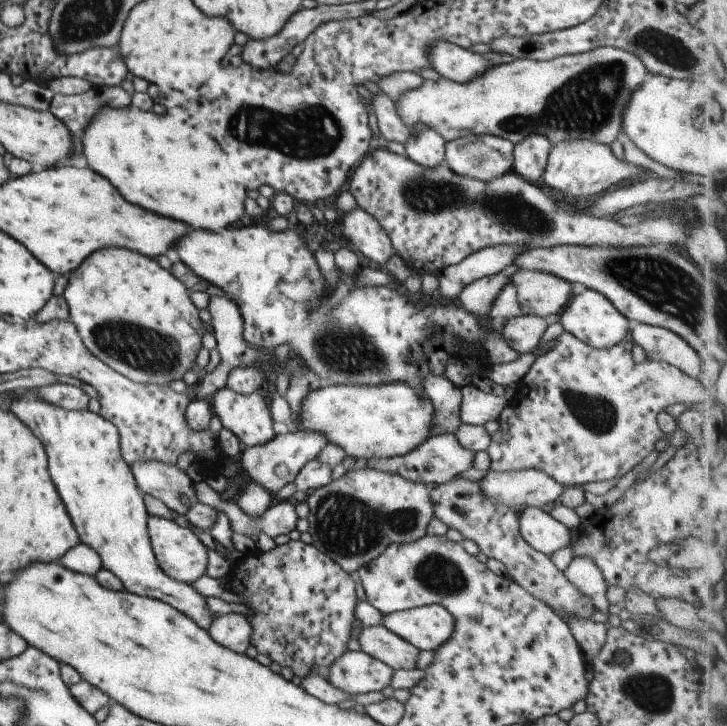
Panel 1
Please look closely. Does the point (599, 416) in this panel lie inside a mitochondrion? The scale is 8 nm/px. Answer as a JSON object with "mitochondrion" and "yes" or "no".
{"mitochondrion":"yes"}

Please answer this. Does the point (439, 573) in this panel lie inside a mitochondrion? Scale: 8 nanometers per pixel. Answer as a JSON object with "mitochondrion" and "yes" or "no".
{"mitochondrion":"yes"}

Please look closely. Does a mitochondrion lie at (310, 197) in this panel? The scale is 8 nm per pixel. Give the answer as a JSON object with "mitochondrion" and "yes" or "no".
{"mitochondrion":"no"}

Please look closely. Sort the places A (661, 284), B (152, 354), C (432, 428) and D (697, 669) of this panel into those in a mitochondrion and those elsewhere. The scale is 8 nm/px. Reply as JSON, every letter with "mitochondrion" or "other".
{"A":"mitochondrion","B":"mitochondrion","C":"other","D":"other"}

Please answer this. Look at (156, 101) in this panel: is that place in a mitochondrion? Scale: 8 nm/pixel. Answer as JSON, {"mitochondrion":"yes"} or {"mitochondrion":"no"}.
{"mitochondrion":"no"}

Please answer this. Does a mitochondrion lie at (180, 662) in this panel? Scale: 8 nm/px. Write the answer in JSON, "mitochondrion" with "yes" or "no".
{"mitochondrion":"no"}

